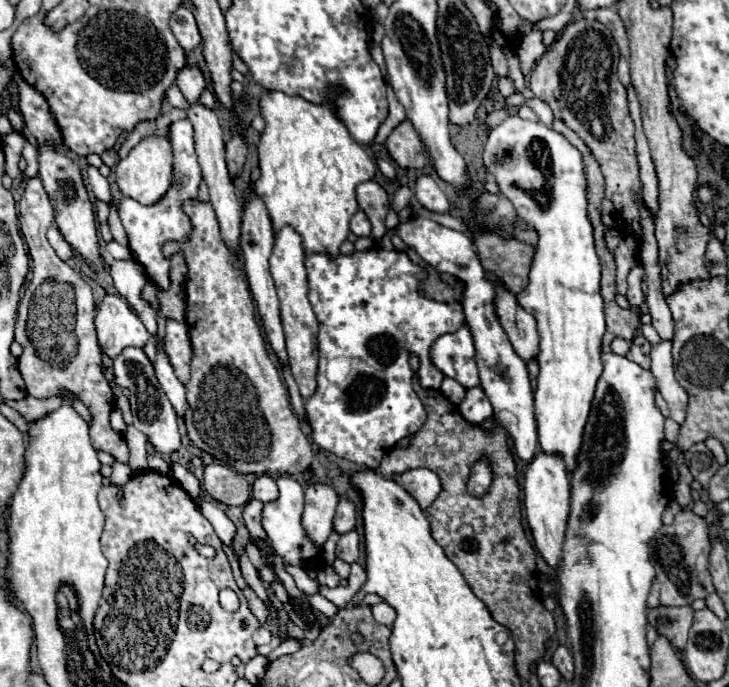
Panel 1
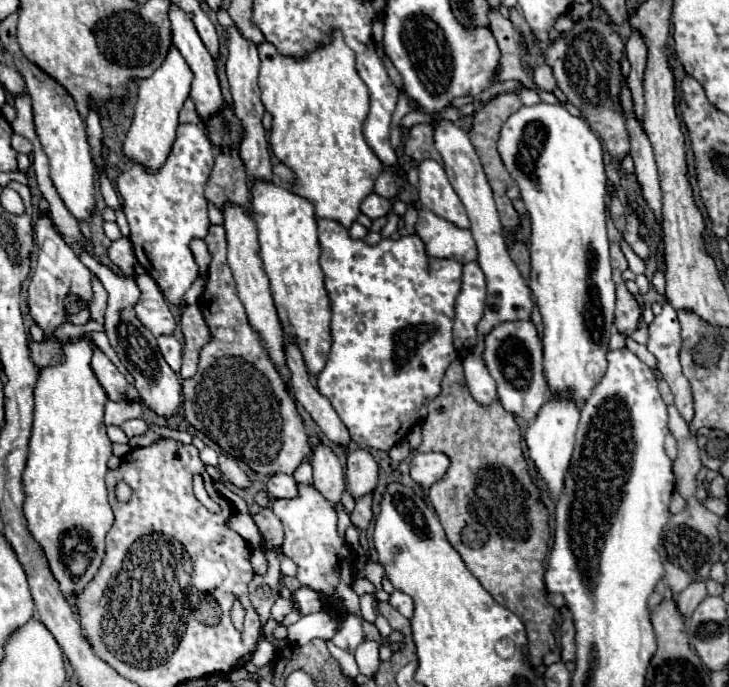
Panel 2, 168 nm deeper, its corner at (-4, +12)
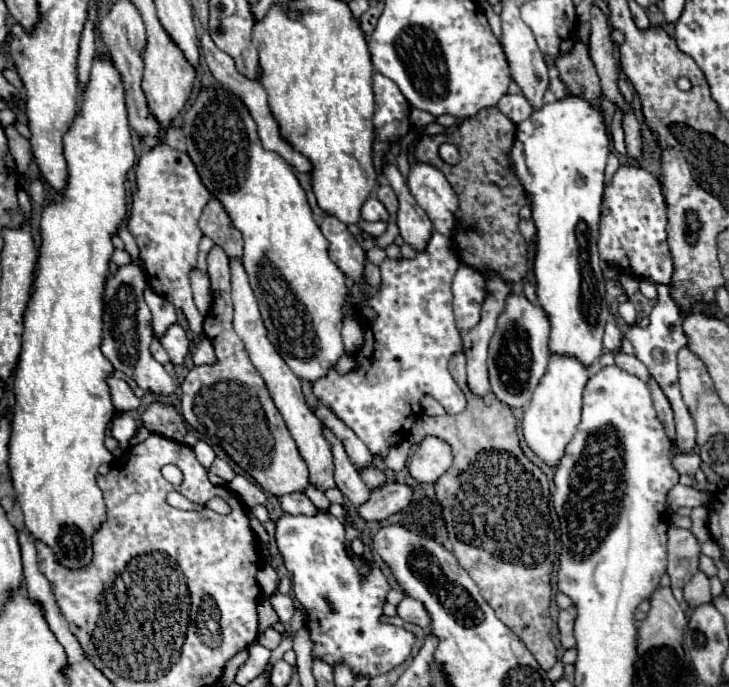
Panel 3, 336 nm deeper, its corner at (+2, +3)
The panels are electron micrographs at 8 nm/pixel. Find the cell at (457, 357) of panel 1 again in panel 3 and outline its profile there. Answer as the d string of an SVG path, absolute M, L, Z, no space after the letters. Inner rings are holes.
M461 263L453 277L453 311L461 333L473 329L479 323L485 295L487 287L483 275Z

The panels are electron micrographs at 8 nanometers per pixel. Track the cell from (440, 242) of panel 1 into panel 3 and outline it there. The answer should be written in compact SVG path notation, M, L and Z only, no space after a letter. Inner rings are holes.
M509 295L503 313L497 319L495 335L489 343L489 381L493 393L509 407L527 407L531 395L549 363L549 317L545 309L531 303L525 295Z

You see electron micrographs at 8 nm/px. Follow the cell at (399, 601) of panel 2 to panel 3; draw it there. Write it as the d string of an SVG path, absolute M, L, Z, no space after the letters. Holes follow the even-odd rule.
M405 597L399 605L397 605L397 613L401 619L409 621L409 623L415 623L423 629L429 629L431 627L431 617L427 613L427 609L423 609L423 603L421 601L415 601L413 597Z

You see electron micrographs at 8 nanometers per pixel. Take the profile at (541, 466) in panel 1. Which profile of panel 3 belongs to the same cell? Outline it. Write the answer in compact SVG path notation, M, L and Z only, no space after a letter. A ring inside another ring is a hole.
M551 353L547 373L539 379L535 393L525 409L525 417L521 421L523 437L527 445L551 467L555 467L575 435L575 429L581 421L581 393L589 379L589 367L585 367L577 357Z

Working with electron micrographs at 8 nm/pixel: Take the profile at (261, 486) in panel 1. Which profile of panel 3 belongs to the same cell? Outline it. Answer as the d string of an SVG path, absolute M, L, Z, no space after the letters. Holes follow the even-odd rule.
M291 493L291 495L283 495L281 499L281 507L283 511L291 513L291 515L315 515L319 513L319 509L309 501L307 495L303 493Z

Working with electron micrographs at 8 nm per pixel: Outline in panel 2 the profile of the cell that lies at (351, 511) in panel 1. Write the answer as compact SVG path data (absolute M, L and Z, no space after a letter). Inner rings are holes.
M355 450L347 456L347 492L359 500L369 494L377 484L377 462L367 450Z

